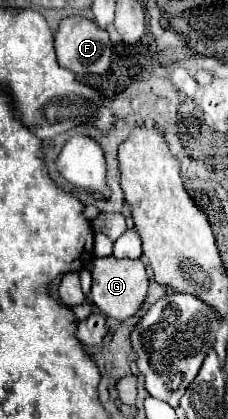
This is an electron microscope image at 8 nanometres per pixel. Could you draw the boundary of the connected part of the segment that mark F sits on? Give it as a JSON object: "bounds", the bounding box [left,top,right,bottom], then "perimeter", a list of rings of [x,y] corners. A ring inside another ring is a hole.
{"bounds":[55,16,111,76],"perimeter":[[[71,16],[61,20],[59,30],[55,34],[55,52],[57,52],[57,60],[63,68],[85,76],[85,74],[105,74],[111,66],[111,40],[109,40],[109,32],[101,30],[93,20],[81,18],[81,16]]]}

